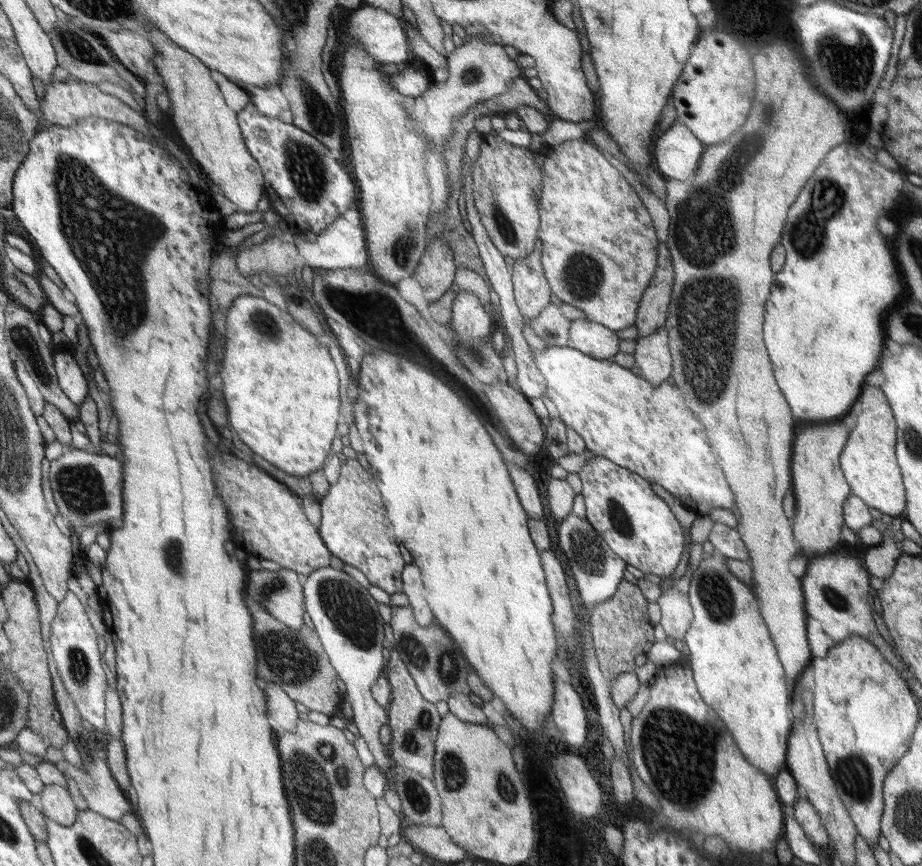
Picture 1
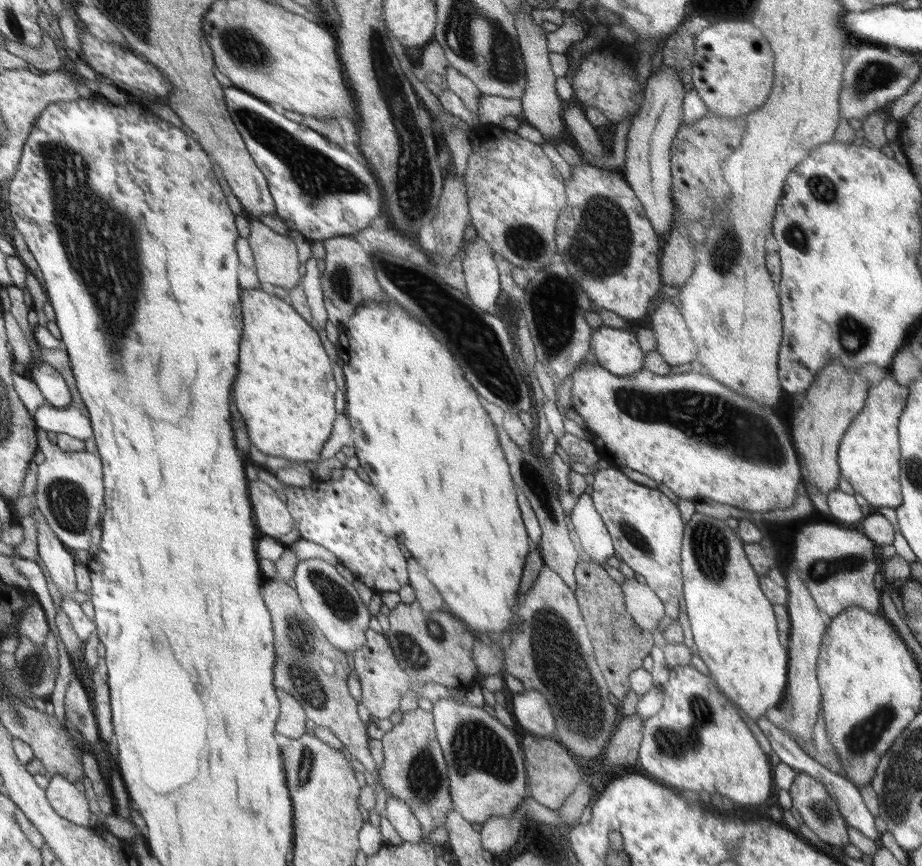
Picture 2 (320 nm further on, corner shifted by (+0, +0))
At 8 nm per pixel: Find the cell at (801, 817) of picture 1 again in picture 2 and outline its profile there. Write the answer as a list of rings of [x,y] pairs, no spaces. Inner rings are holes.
[[[797,772],[787,791],[803,824],[811,829],[821,842],[843,848],[850,844],[847,836],[848,824],[821,782],[808,774]]]

